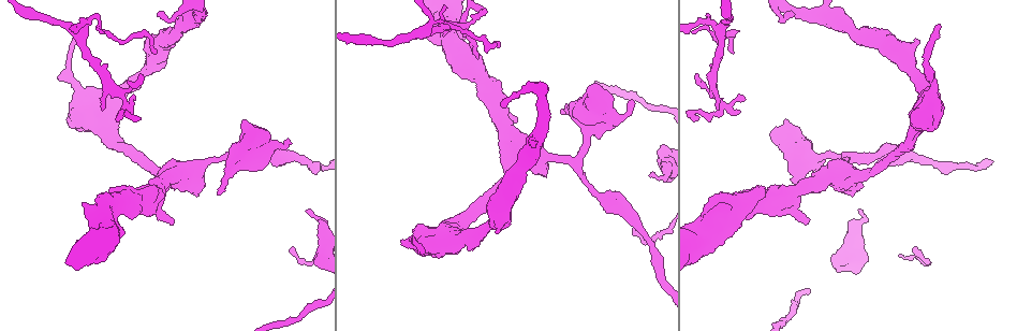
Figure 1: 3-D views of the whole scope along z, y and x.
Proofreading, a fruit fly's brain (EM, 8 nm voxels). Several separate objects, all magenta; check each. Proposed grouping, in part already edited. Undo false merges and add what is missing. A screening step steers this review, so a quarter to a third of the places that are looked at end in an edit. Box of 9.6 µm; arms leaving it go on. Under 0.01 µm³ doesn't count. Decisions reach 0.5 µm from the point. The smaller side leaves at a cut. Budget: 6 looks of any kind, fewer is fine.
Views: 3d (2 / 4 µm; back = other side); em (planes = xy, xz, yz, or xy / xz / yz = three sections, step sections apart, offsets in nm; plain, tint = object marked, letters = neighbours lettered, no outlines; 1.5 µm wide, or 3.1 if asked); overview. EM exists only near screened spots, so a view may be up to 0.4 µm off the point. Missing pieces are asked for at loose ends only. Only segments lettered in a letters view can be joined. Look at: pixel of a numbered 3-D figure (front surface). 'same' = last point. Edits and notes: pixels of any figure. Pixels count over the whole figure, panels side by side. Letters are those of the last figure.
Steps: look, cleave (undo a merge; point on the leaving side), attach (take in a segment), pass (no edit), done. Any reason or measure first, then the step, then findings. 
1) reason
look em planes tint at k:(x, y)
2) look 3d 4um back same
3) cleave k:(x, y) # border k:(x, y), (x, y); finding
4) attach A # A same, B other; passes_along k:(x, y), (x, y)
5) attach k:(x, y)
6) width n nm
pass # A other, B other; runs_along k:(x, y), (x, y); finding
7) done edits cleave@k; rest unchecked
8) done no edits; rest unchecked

three arms meet
look 3d 2um at 1:(441, 21)

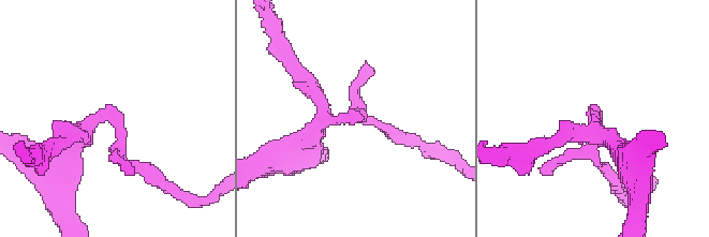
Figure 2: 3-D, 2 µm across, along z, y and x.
look em planes letters at 2:(362, 113)

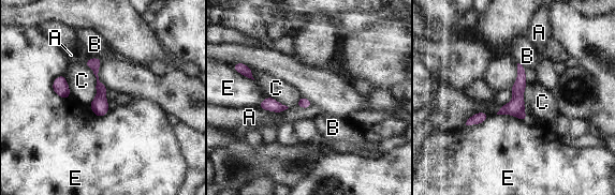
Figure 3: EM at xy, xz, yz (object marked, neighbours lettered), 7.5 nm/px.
pass # A other, B other, C other, E other; runs_along 3:(93, 60), (100, 87), (100, 114); one neuron here

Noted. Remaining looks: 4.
an open end
look 3d 4um at 1:(445, 33)

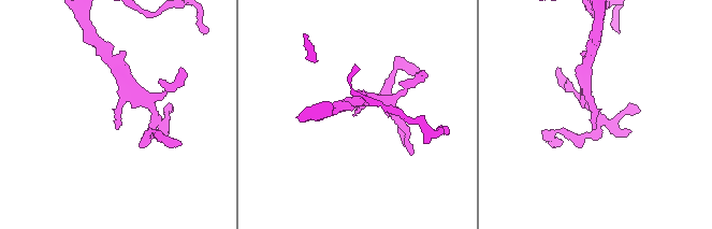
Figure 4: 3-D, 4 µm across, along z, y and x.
look em planes plain at 4:(355, 108)

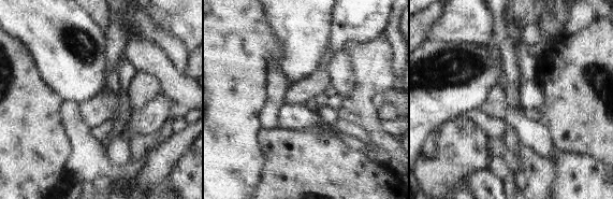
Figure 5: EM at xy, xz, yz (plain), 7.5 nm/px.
what lies round it
look em planes letters same

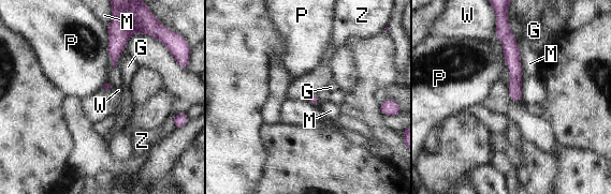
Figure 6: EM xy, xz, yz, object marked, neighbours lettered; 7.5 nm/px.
pass # G other, M other, P other, W other, Z other; border 6:(495, 34), (500, 41), (505, 61); none of them fits

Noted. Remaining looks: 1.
done no edits; rest unchecked

